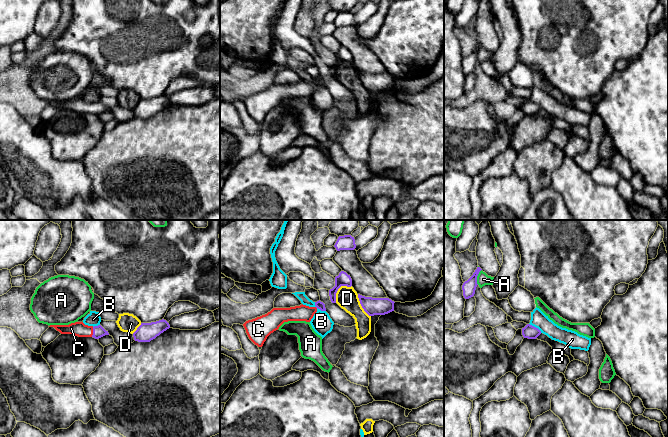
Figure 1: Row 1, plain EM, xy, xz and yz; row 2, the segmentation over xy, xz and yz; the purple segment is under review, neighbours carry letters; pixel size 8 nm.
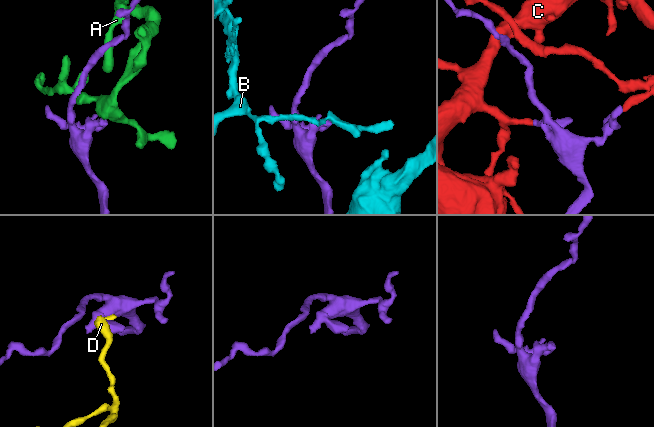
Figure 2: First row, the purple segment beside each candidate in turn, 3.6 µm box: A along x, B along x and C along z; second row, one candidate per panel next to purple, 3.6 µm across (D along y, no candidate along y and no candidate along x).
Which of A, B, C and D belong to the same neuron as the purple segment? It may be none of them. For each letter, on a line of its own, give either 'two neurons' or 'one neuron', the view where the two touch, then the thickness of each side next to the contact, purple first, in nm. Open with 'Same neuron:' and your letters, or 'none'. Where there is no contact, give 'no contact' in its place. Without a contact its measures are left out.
Same neuron: C
A: two neurons; contact in yz; calibres 110 and 100 nm
B: two neurons; contact in xz; calibres 70 and 160 nm
C: one neuron; contact in xy; calibres 100 and 120 nm
D: two neurons; contact in xz; calibres 110 and 180 nm

